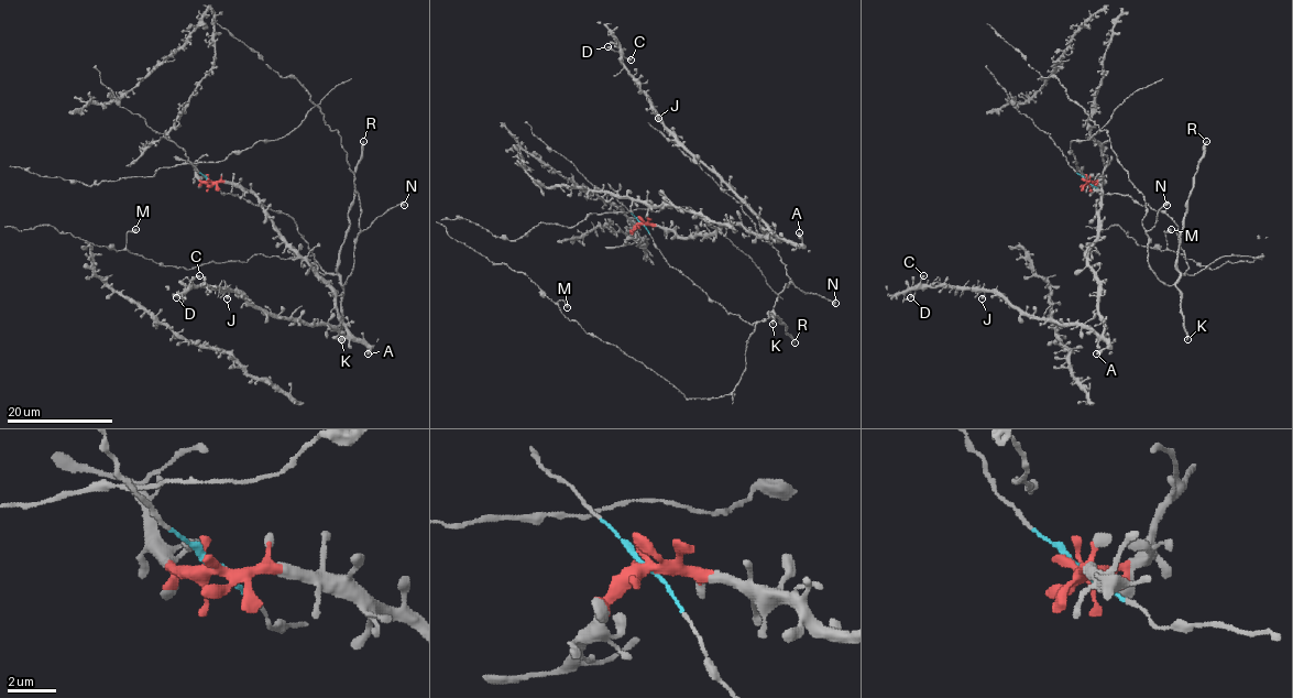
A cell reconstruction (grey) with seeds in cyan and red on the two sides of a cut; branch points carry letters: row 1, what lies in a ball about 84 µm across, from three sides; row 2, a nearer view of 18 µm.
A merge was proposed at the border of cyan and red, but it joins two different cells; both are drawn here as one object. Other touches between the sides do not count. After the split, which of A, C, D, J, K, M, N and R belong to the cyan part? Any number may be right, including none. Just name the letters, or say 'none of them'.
K, M, N, R

